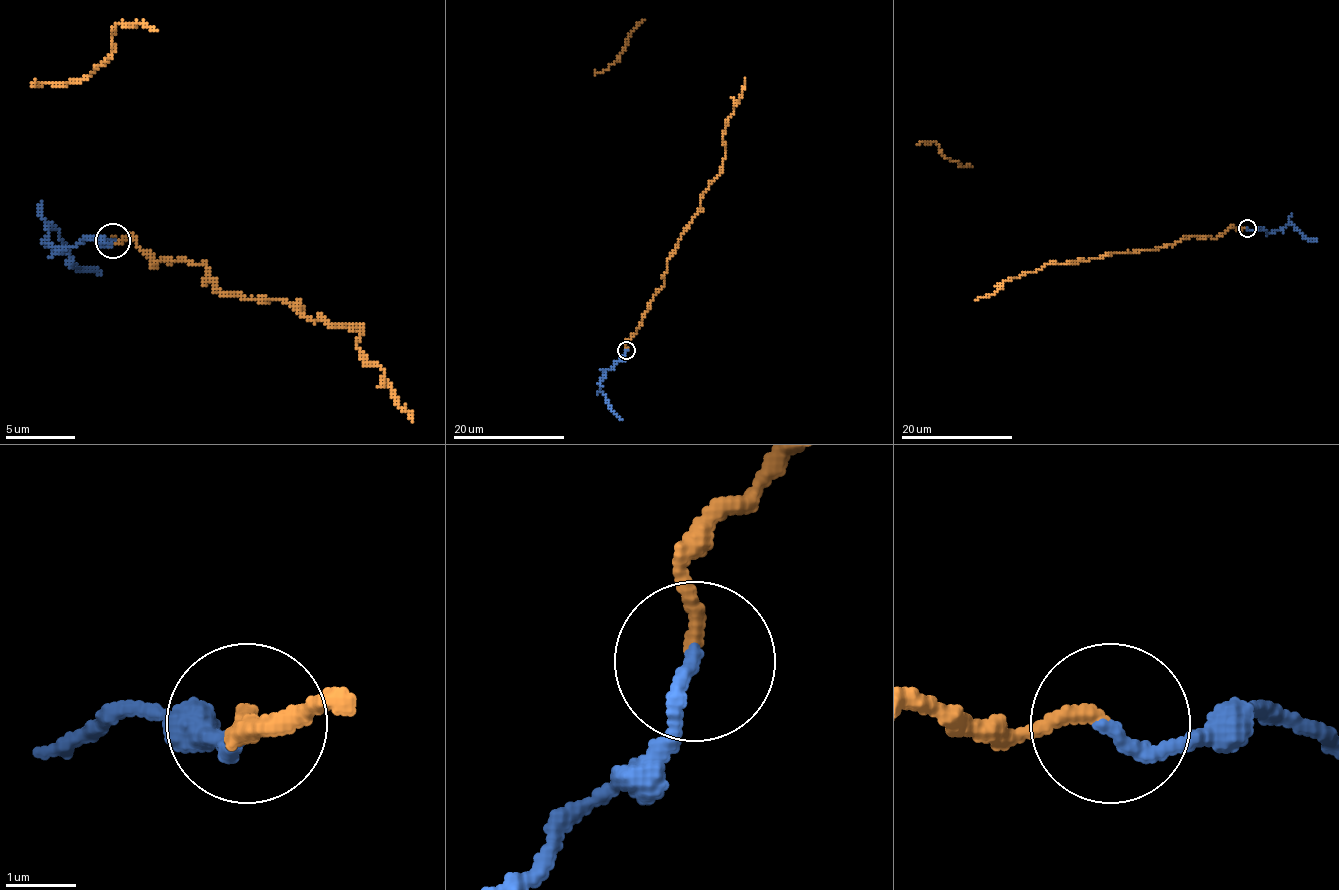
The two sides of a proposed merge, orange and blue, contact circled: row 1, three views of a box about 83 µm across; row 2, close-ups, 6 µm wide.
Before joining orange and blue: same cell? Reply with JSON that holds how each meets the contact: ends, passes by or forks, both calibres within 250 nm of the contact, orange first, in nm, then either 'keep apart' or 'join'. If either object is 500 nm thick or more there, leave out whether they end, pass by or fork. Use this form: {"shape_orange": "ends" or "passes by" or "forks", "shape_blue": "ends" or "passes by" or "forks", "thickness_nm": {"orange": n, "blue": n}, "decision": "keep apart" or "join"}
{"shape_orange": "ends", "shape_blue": "ends", "thickness_nm": {"orange": 200, "blue": 200}, "decision": "keep apart"}

